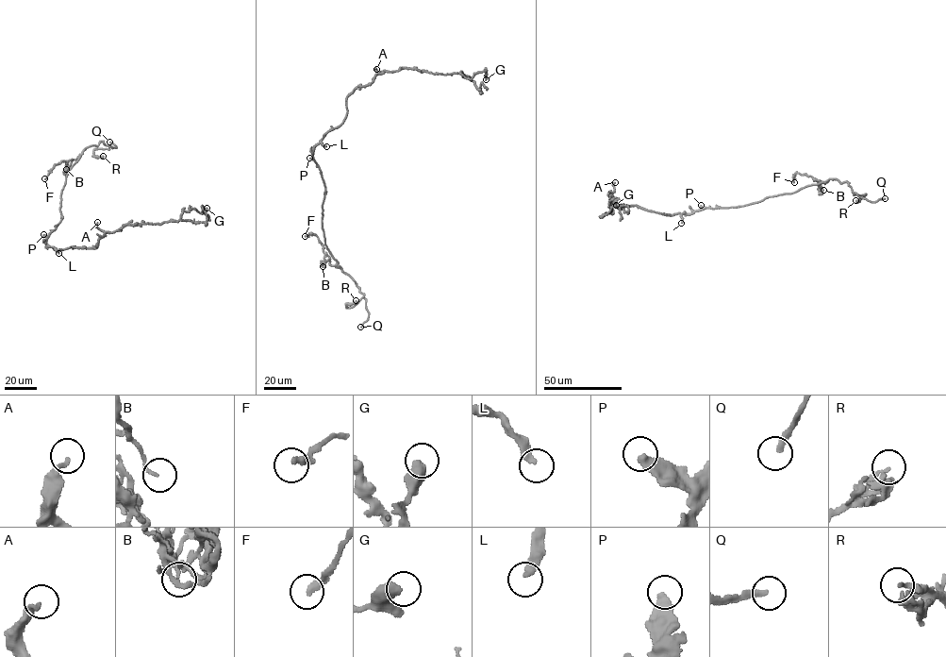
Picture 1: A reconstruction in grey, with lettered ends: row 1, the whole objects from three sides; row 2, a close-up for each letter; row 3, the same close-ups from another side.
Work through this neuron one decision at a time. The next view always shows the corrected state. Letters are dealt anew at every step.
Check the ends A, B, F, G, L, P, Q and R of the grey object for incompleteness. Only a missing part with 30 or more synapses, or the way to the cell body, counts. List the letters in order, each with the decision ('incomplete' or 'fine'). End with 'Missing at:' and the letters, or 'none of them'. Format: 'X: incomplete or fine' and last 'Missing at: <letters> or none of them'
A: fine
B: fine
F: fine
G: fine
L: fine
P: fine
Q: incomplete
R: fine
Missing at: Q

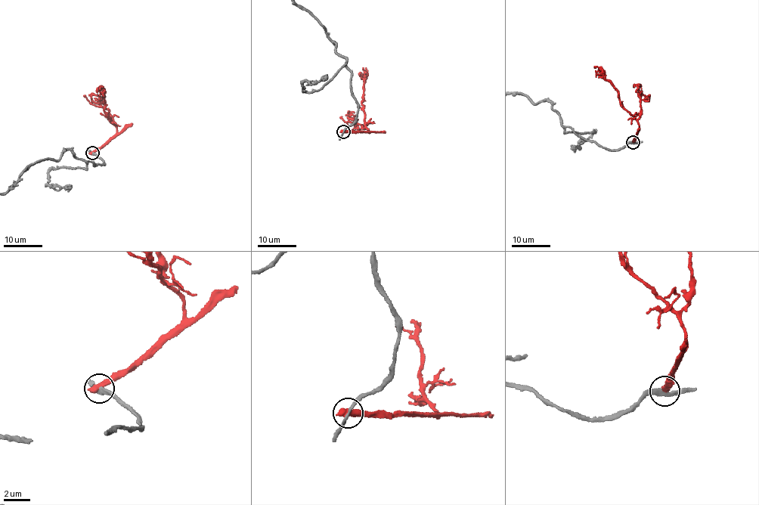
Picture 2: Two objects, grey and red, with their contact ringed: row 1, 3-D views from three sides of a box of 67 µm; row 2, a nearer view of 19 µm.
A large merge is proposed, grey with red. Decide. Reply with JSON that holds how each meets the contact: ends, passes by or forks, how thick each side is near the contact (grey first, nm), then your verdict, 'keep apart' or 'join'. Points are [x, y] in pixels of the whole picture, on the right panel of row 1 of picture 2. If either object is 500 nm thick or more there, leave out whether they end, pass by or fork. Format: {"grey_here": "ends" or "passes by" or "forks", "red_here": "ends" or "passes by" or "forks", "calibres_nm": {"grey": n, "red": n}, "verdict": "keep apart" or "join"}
{"calibres_nm": {"grey": 260, "red": 550}, "verdict": "keep apart"}

